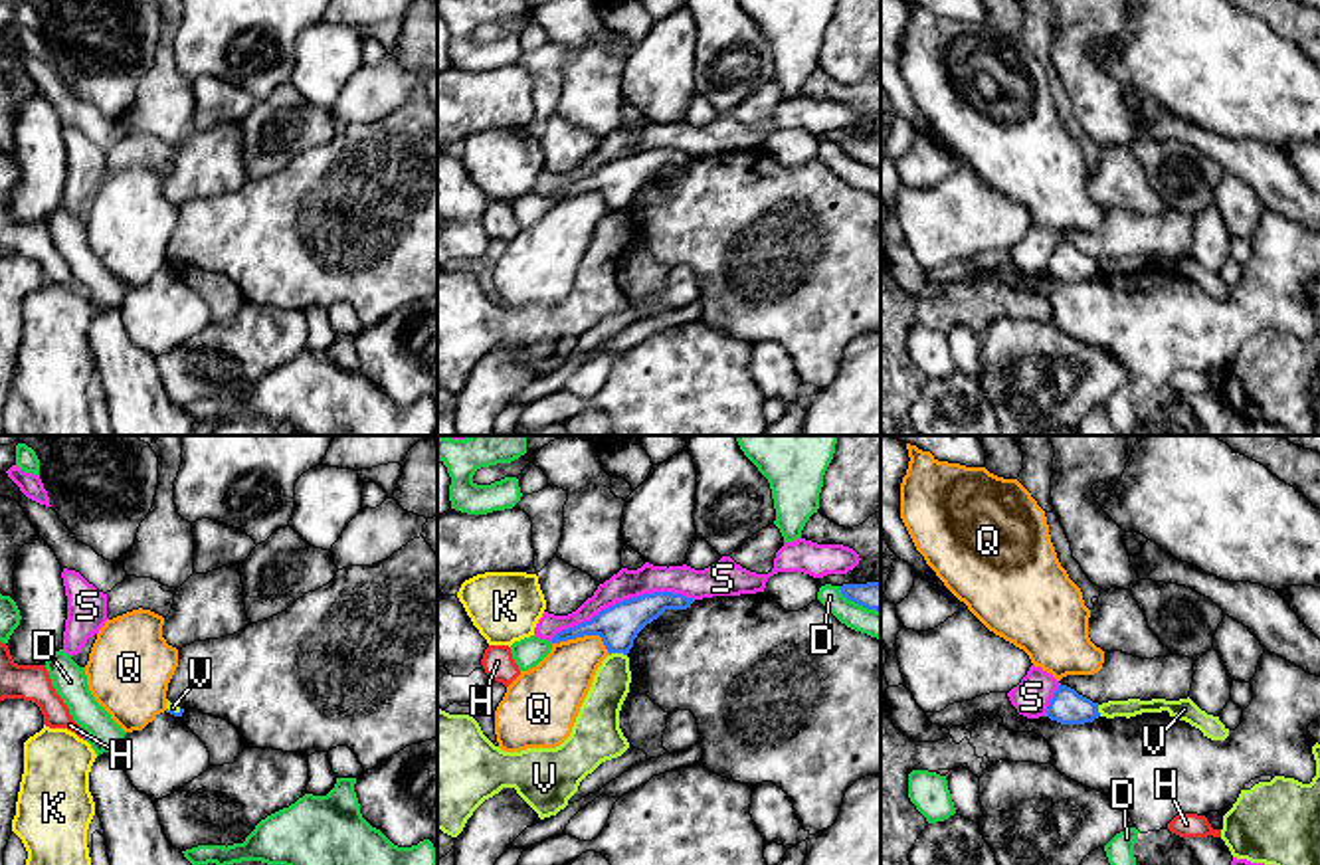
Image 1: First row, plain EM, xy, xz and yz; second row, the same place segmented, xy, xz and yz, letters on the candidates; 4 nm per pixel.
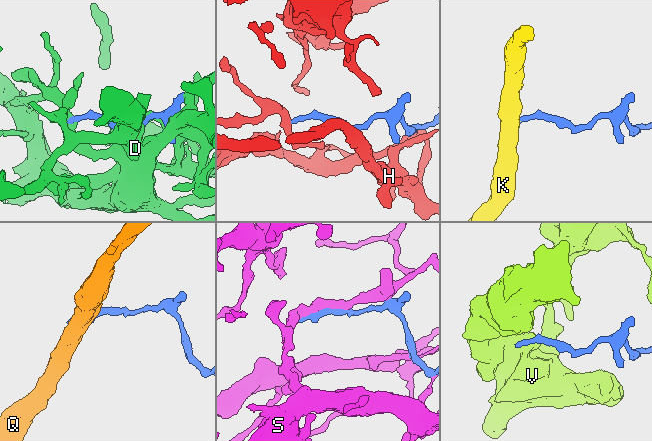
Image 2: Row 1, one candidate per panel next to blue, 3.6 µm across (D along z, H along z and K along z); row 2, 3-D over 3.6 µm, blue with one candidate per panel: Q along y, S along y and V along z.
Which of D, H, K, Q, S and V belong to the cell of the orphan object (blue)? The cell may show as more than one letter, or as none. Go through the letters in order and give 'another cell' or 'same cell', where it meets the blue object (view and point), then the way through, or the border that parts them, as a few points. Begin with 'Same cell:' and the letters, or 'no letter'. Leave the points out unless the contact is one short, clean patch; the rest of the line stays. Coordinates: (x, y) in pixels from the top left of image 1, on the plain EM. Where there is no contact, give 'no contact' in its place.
Same cell: H
D: another cell; contact xz (857, 159)
H: same cell; contact xy (84, 289); way xy (86, 289), (84, 289), (56, 272)
K: another cell; contact xy (86, 295); border xy (82, 295), (88, 299)
Q: another cell; contact xz (584, 191); border xz (553, 200), (598, 192), (610, 210)
S: another cell; contact xz (624, 157)
V: another cell; contact xz (618, 208); border xz (626, 210), (610, 212)

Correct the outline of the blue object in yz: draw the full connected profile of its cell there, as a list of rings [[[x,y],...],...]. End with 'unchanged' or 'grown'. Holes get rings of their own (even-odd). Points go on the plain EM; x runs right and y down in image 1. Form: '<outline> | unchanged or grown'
[[[1059,241],[1049,263],[1047,273],[1061,281],[1084,281],[1100,273],[1098,259],[1079,251],[1067,241]]] | unchanged

